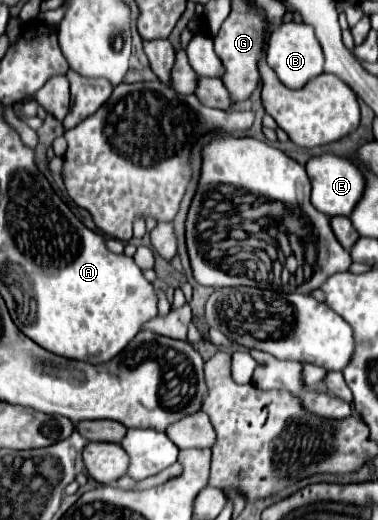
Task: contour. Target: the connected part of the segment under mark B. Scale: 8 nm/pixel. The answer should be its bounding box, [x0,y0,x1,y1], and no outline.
[266,22,324,88]

